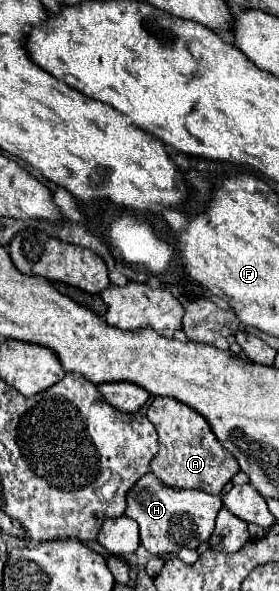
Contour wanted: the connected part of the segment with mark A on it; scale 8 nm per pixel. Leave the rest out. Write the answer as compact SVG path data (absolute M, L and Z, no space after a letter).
M155 397L147 409L147 419L159 433L159 453L151 461L151 471L169 487L201 489L219 495L225 483L239 473L235 457L217 441L205 417L171 397Z

